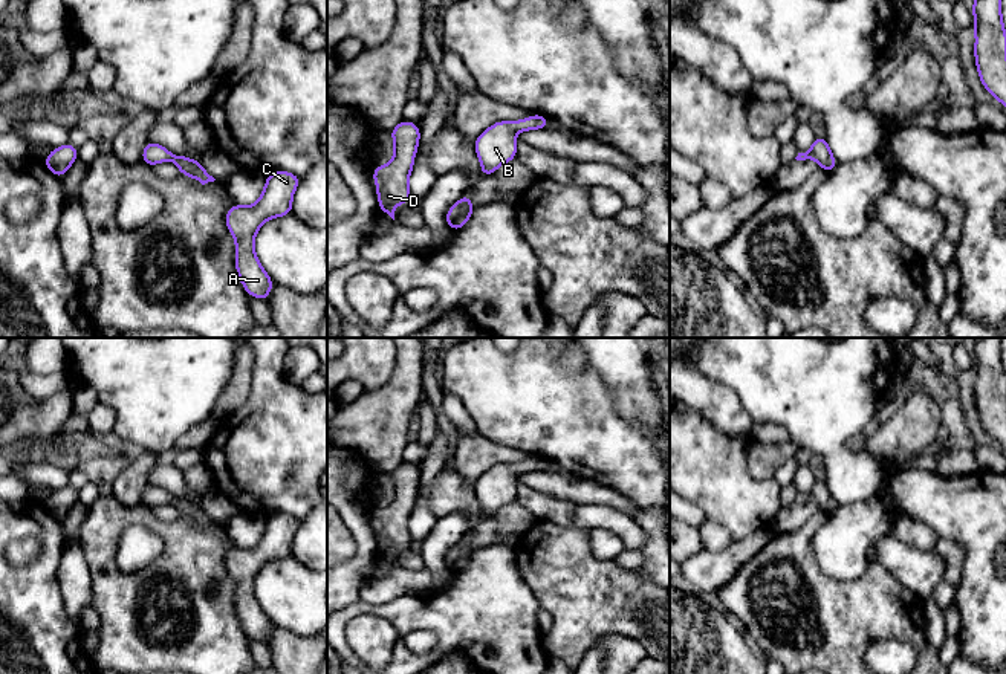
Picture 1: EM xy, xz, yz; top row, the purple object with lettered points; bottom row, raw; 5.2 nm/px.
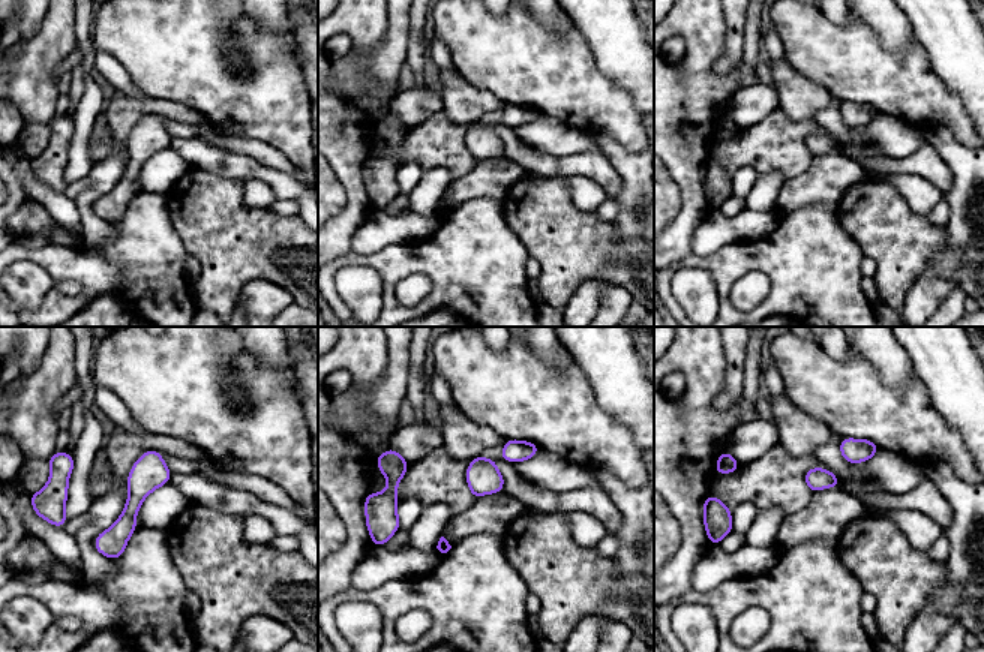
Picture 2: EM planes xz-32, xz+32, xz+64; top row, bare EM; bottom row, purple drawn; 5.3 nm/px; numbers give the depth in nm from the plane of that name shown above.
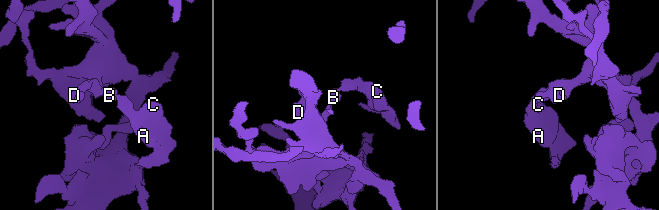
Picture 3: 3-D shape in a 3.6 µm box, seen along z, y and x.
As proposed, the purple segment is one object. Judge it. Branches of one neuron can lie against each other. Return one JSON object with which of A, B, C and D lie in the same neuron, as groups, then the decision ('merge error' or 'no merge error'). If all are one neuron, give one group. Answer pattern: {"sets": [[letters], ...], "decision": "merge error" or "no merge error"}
{"sets": [["A", "B", "C", "D"]], "decision": "no merge error"}

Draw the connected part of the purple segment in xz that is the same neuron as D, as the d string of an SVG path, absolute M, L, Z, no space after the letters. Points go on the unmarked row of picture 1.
M401 463L390 477L394 484L394 500L387 507L373 509L373 521L381 553L394 562L394 550L411 543L408 520L419 491L420 471L410 463Z

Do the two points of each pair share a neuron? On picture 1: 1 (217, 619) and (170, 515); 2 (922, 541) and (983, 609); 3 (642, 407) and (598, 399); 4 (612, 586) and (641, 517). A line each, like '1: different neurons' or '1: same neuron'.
1: different neurons
2: different neurons
3: different neurons
4: different neurons

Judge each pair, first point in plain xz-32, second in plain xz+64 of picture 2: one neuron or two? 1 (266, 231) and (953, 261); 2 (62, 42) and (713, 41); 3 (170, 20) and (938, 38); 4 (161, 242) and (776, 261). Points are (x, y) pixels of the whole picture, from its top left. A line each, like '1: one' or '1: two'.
1: two
2: two
3: two
4: one

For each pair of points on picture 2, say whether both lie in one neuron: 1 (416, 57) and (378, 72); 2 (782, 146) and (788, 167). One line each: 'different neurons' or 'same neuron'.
1: different neurons
2: same neuron

